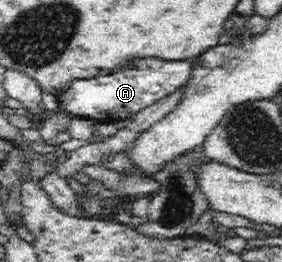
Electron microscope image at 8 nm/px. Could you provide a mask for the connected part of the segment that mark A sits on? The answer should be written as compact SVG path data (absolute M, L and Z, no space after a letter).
M160 57L134 59L130 67L118 69L104 76L74 80L74 83L58 93L61 109L73 116L89 118L95 122L111 123L118 119L132 118L144 108L150 107L162 98L174 93L185 85L191 76L193 65L190 61L164 61Z

